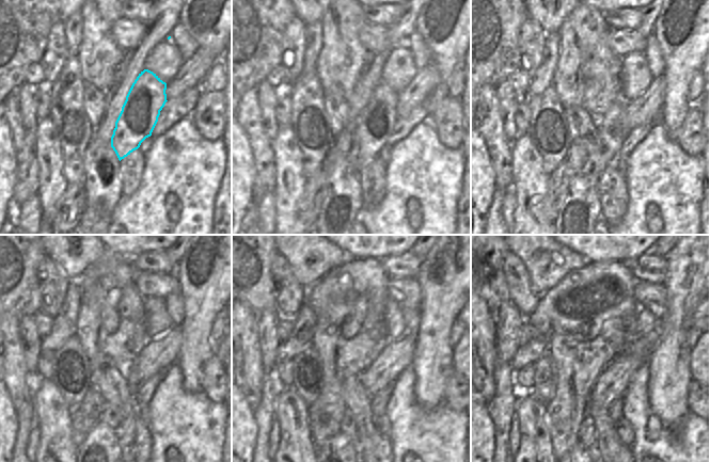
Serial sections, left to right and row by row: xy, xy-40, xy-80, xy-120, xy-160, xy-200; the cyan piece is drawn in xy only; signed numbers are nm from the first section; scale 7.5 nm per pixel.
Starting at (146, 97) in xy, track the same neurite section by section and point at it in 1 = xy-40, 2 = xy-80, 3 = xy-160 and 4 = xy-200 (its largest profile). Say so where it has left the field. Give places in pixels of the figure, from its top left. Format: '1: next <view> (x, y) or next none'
1: next xy-40 (375, 123)
2: next xy-80 (602, 143)
3: next xy-160 (358, 421)
4: next xy-200 (597, 424)

